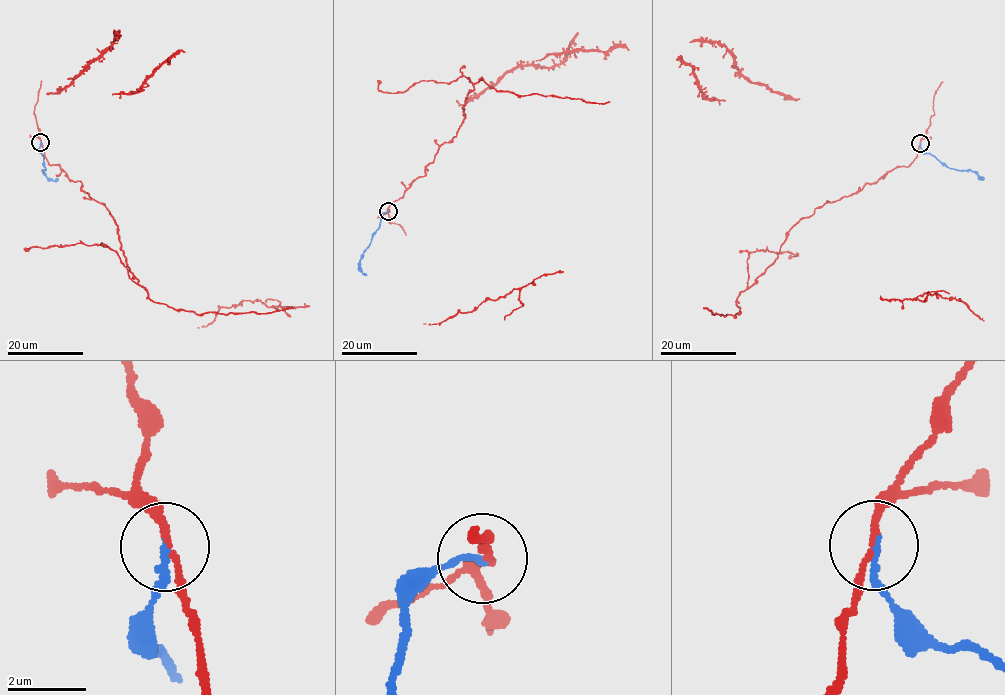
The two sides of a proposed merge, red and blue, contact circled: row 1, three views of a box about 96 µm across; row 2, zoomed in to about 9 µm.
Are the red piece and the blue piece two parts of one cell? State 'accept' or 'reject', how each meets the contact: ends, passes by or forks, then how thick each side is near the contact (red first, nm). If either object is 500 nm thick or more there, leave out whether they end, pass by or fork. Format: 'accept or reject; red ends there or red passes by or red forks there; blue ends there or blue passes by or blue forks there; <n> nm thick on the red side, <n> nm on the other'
reject; red passes by; blue ends there; 140 nm thick on the red side, 180 nm on the other

